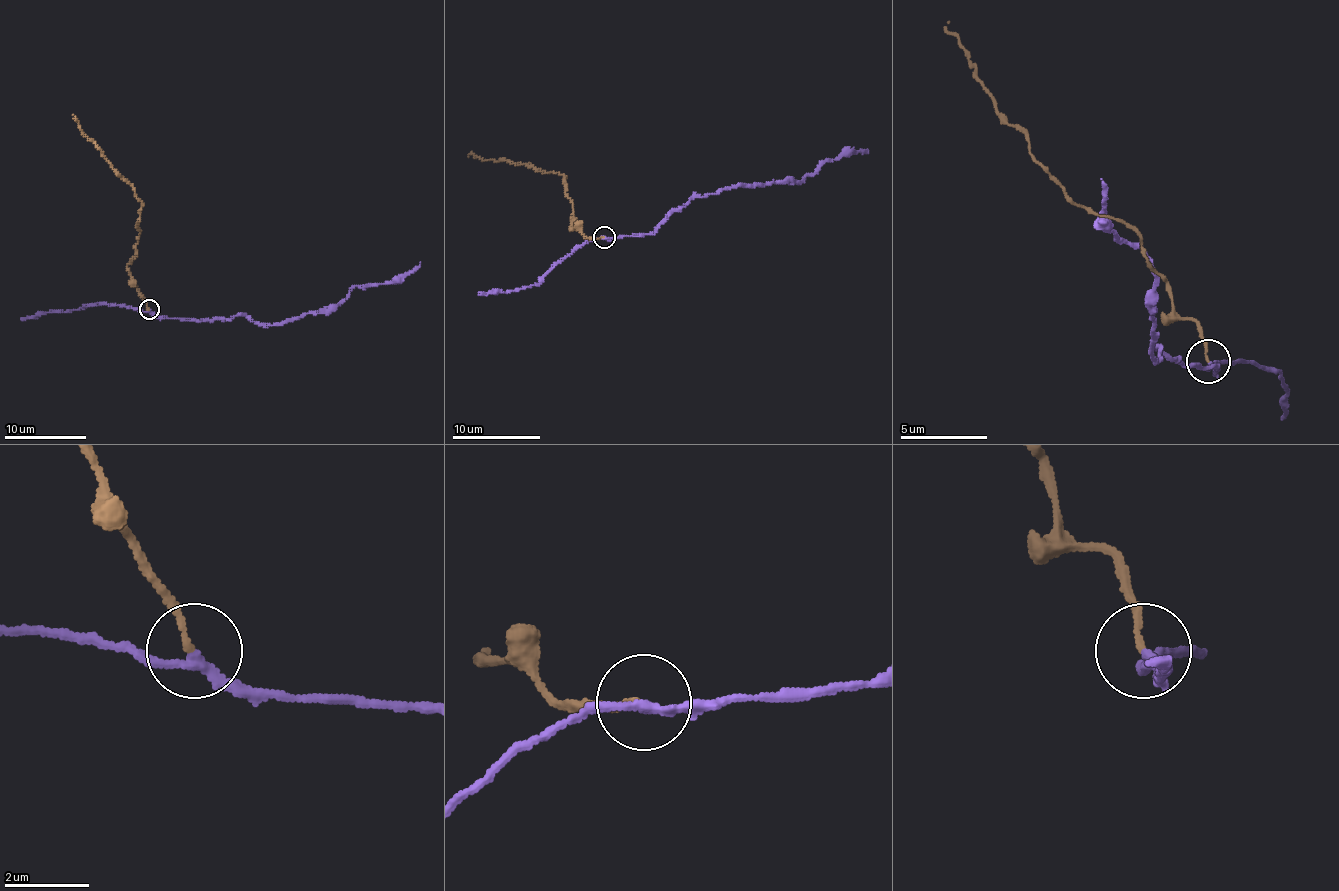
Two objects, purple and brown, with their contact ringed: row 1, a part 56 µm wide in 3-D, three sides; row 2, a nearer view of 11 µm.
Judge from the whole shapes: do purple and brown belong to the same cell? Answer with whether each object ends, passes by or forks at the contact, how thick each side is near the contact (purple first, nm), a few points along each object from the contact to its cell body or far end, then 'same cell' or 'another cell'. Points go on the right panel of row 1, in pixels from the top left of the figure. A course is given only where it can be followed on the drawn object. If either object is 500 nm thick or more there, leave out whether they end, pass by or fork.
purple passes by; brown ends there; 200 nm thick on the purple side, 140 nm on the other; purple runs (1207, 362), (1213, 374), (1161, 346), (1154, 362), (1158, 280), (1117, 237), (1099, 177); brown runs (1207, 362), (1204, 331), (1173, 309), (1136, 233), (1078, 208), (997, 110), (948, 29), (951, 22); another cell

